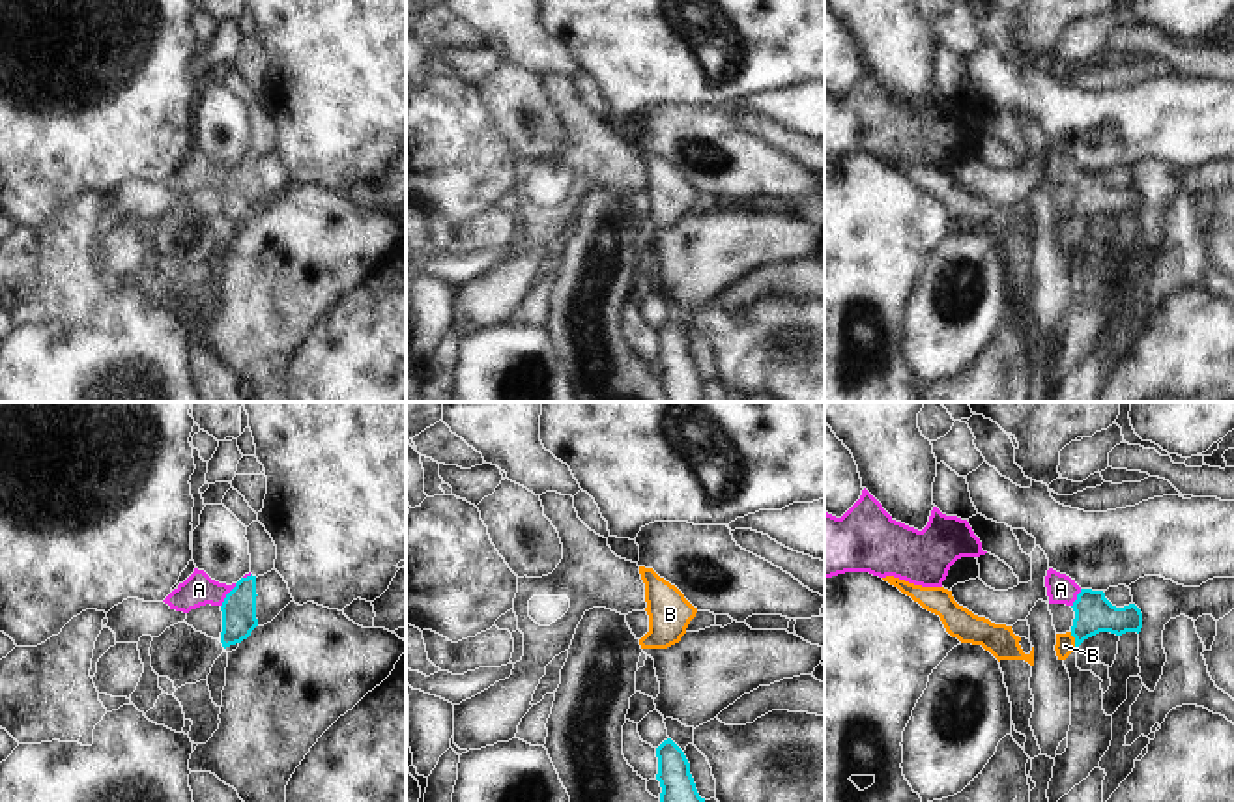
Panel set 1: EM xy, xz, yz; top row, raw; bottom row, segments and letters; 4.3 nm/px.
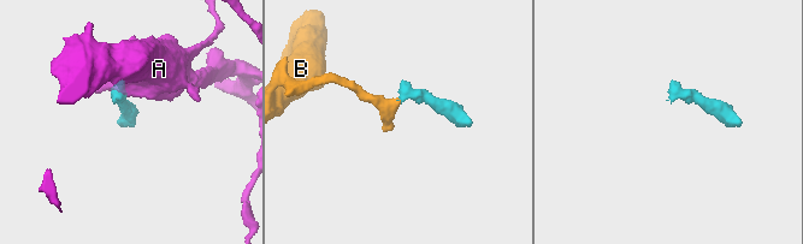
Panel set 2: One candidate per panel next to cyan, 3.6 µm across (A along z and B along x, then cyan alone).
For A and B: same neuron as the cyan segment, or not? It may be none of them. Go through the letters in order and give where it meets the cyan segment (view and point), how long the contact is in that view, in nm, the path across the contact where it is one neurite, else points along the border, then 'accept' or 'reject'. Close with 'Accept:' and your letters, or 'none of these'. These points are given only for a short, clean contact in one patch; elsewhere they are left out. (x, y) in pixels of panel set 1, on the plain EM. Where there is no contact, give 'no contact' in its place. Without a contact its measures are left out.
A: xy (227, 176) | 120 nm | along xy (236, 165), (221, 187) | reject
B: yz (1076, 223) | 80 nm | across yz (1094, 195), (1076, 223), (1064, 227) | accept
Accept: B

